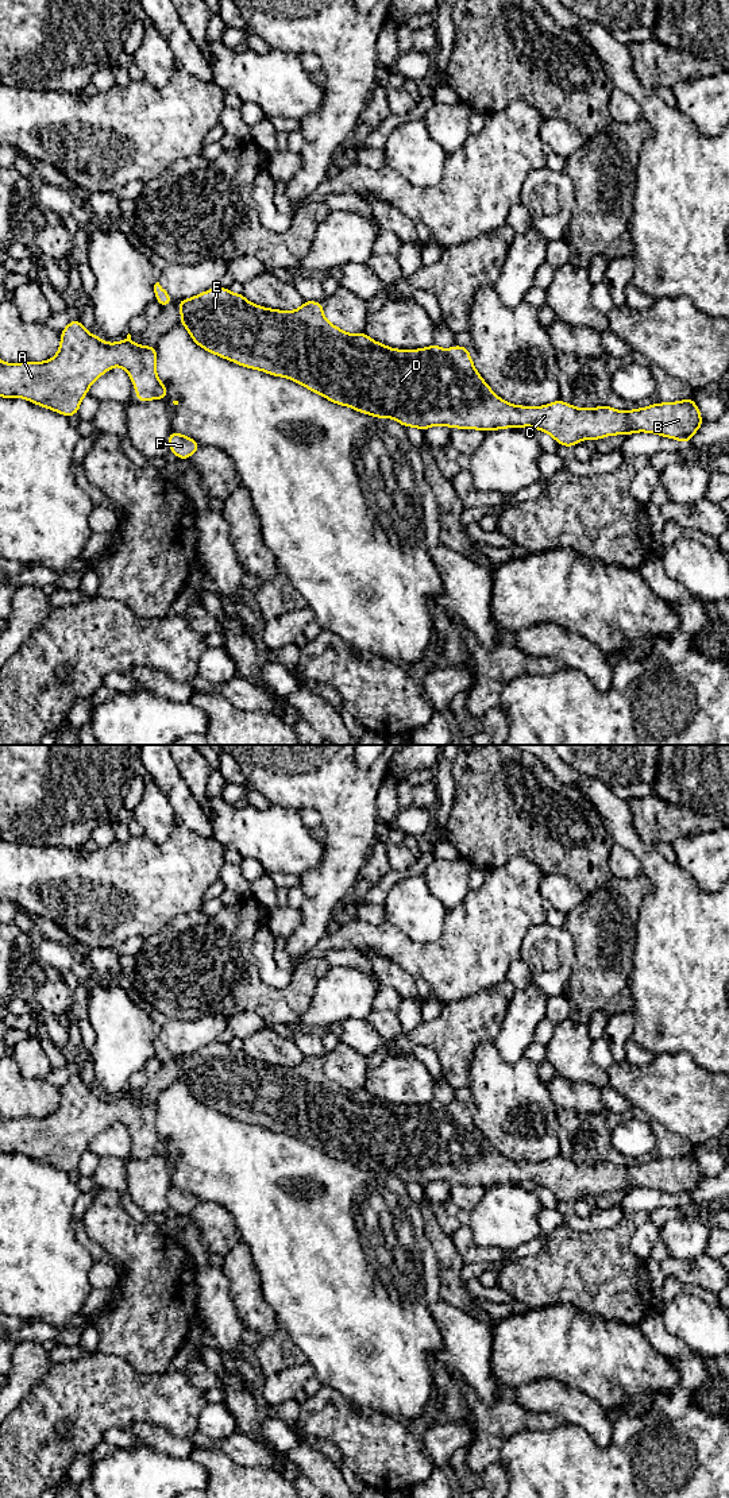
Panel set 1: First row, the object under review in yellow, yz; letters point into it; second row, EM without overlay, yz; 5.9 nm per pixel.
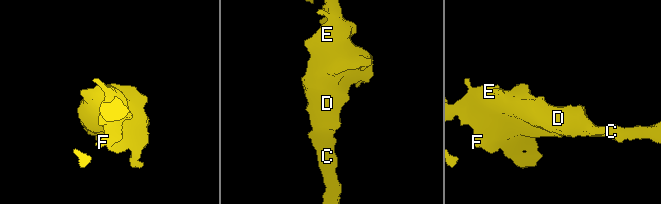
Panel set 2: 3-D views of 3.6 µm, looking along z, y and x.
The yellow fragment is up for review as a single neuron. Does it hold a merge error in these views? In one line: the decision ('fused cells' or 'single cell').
single cell

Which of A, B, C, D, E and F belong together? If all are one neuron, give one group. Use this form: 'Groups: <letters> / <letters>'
Groups: A B C D E F

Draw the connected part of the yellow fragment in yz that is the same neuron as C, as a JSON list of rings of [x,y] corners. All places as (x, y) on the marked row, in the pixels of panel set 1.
[[[215,286],[196,297],[177,300],[181,306],[180,323],[201,348],[238,363],[247,368],[262,370],[274,377],[289,378],[310,391],[321,394],[338,405],[350,406],[360,413],[378,418],[394,418],[405,428],[416,426],[427,431],[433,425],[447,425],[451,429],[483,429],[485,432],[504,428],[533,426],[549,433],[560,445],[572,447],[583,439],[599,440],[610,435],[628,436],[634,432],[649,432],[687,444],[703,425],[701,412],[693,397],[679,402],[649,405],[643,409],[618,412],[610,406],[578,409],[558,399],[545,406],[512,405],[494,394],[474,367],[467,347],[454,345],[443,350],[435,343],[423,350],[393,350],[371,340],[366,332],[350,335],[332,325],[323,313],[323,302],[304,301],[300,309],[284,312],[254,305],[242,293],[232,294],[230,289]]]

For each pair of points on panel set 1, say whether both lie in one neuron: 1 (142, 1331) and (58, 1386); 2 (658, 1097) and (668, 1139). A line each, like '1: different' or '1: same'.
1: different
2: different

